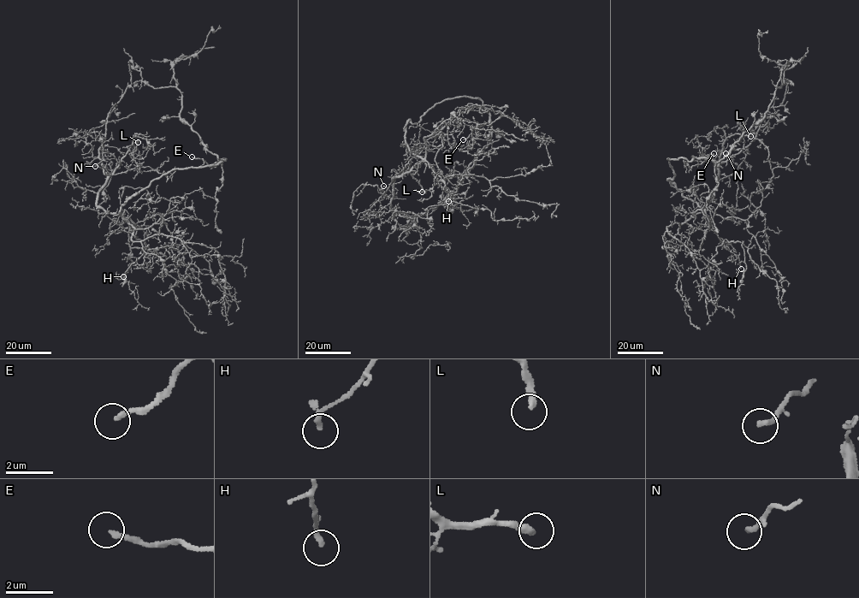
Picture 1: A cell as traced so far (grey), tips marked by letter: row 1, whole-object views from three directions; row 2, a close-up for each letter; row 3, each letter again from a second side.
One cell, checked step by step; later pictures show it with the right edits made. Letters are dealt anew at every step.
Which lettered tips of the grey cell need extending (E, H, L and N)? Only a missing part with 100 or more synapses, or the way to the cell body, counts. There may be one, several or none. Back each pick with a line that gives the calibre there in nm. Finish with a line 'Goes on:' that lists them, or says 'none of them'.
L: 280 nm thick
Goes on: L

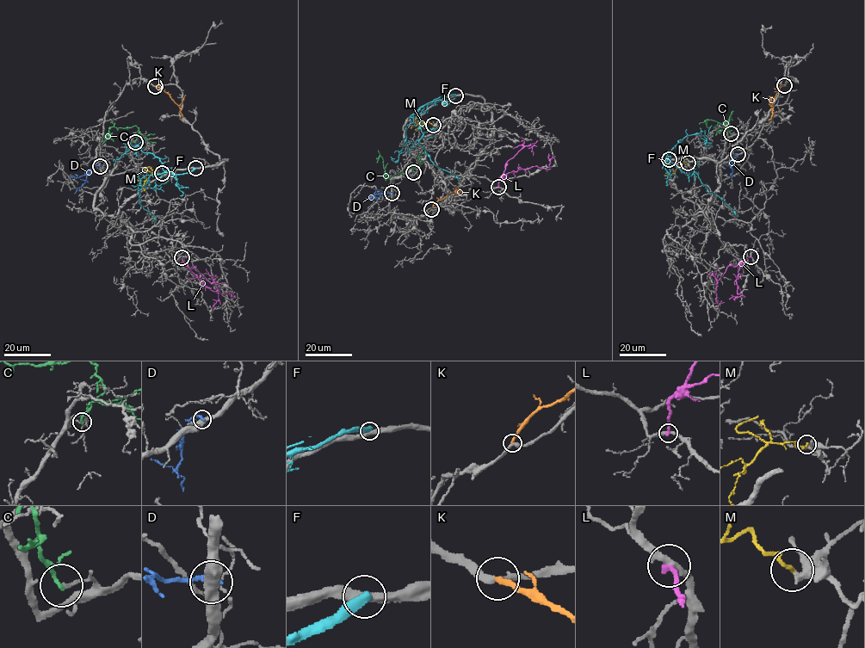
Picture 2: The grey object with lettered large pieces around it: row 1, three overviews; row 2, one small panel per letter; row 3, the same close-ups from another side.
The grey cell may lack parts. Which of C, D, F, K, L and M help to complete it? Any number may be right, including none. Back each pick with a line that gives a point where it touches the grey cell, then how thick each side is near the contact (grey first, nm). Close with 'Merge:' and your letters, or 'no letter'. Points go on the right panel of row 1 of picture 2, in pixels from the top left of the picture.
M: contact (688, 163); calibres 360 and 170 nm
Merge: M

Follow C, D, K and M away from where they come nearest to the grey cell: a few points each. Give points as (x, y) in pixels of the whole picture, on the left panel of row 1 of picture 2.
C: (135, 142), (140, 133), (135, 126), (124, 128), (112, 126), (108, 137), (113, 132), (102, 145)
D: (100, 166), (96, 165), (74, 193)
K: (155, 86), (169, 95), (179, 107), (182, 115), (180, 120)
M: (162, 173), (151, 173), (142, 187), (145, 190)

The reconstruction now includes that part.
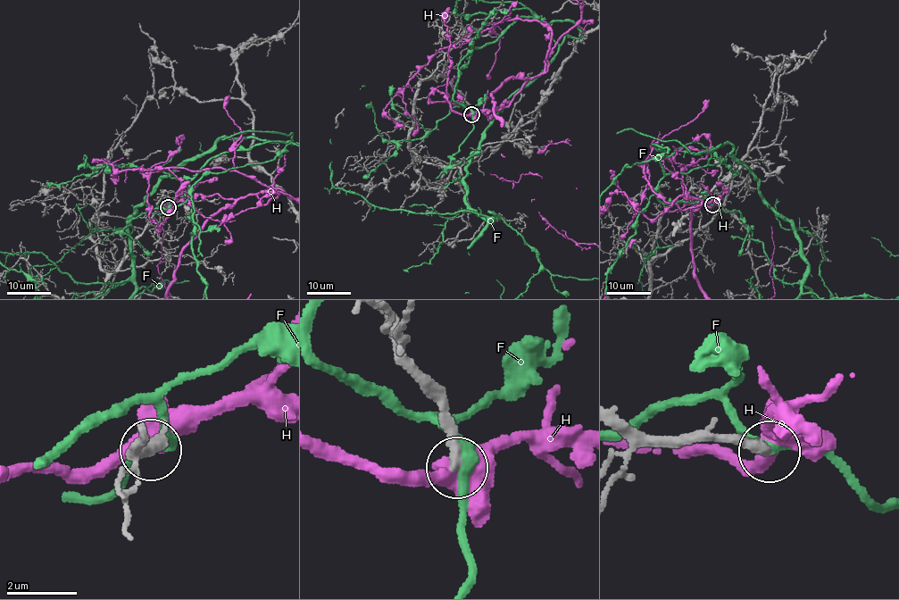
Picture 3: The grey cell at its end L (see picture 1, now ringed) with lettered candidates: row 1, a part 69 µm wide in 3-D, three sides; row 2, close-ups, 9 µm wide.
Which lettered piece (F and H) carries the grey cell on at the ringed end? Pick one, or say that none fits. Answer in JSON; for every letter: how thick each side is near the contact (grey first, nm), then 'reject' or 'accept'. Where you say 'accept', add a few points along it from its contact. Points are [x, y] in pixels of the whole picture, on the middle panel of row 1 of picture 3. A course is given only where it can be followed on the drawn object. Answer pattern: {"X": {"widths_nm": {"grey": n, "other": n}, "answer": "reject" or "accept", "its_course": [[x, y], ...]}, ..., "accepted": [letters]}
{"F": {"widths_nm": {"grey": 360, "other": 320}, "answer": "reject"}, "H": {"widths_nm": {"grey": 320, "other": 440}, "answer": "reject"}, "accepted": []}

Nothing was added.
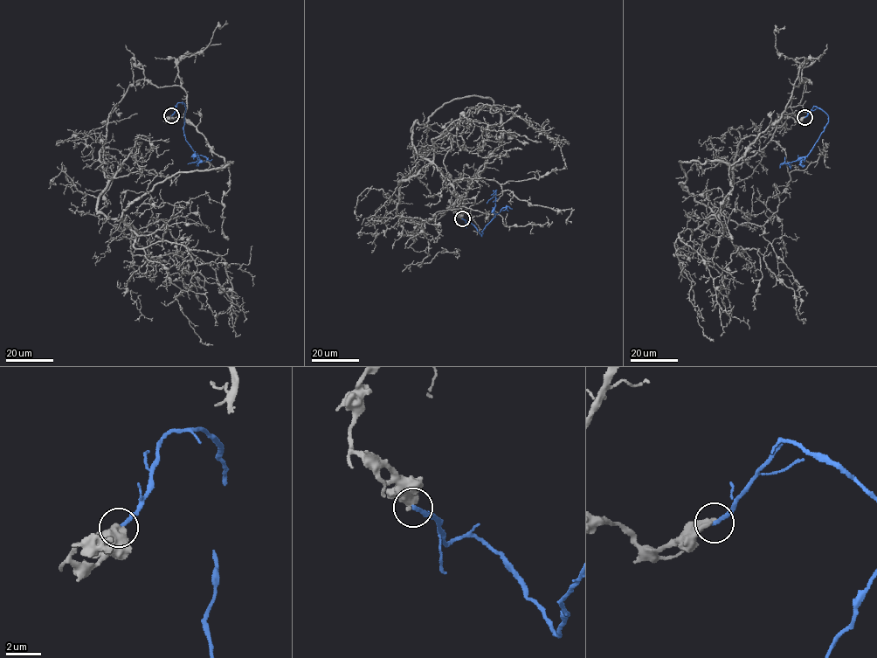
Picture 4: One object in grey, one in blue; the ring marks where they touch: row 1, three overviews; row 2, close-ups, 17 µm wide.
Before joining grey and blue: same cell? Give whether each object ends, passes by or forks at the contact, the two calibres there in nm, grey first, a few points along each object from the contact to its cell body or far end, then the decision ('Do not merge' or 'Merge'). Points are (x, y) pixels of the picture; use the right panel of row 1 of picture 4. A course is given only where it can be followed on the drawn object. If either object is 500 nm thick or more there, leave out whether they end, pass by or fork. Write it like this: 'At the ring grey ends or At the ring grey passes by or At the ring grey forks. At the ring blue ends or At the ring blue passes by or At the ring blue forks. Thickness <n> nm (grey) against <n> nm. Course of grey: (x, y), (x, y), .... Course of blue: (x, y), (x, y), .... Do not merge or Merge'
Thickness 500 nm (grey) against 240 nm. Course of grey: (804, 117), (733, 164), (679, 161), (718, 213), (733, 168), (774, 141), (790, 179), (766, 204), (786, 243). Course of blue: (804, 117), (816, 106), (825, 114), (828, 121), (806, 155), (786, 163), (789, 166). Do not merge

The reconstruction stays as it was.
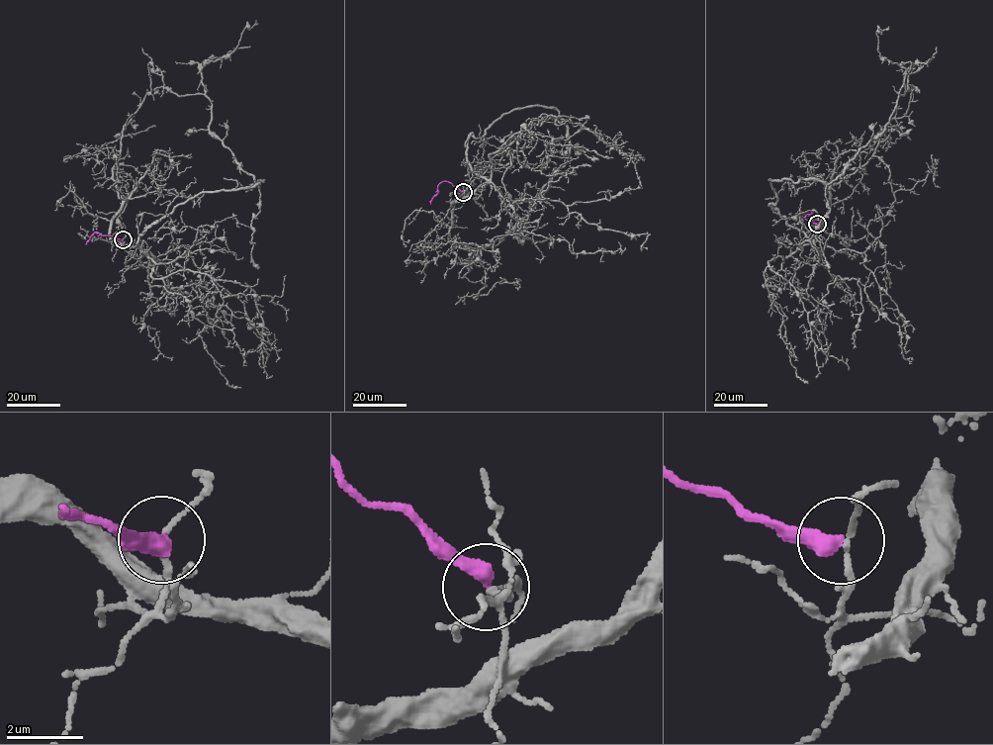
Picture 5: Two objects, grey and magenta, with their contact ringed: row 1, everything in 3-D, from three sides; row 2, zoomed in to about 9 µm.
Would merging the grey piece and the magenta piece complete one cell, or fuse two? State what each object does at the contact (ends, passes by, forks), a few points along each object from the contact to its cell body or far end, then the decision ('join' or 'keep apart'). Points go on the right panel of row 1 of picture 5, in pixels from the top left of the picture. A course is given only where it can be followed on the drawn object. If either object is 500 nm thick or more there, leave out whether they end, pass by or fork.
grey passes by; magenta ends there; grey runs (817, 224), (812, 238), (789, 226), (768, 179), (831, 183), (879, 136), (906, 69), (879, 55), (888, 27); magenta runs (817, 224), (801, 215), (812, 213), (816, 224); keep apart

